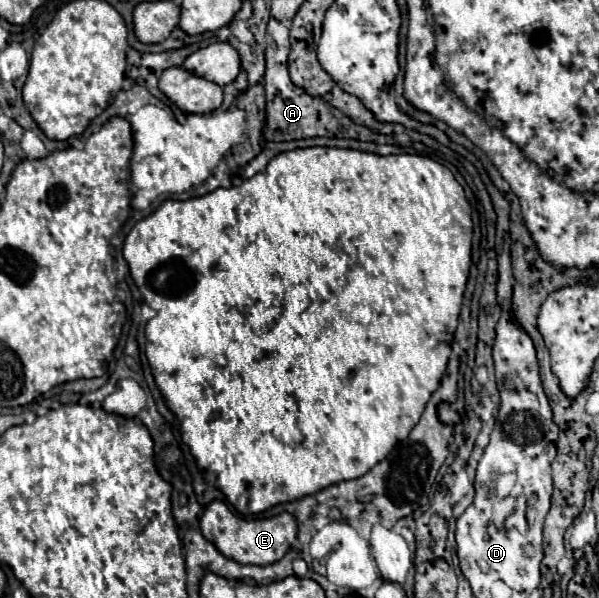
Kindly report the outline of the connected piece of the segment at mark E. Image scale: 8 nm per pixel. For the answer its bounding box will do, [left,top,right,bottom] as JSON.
[200,500,298,566]

